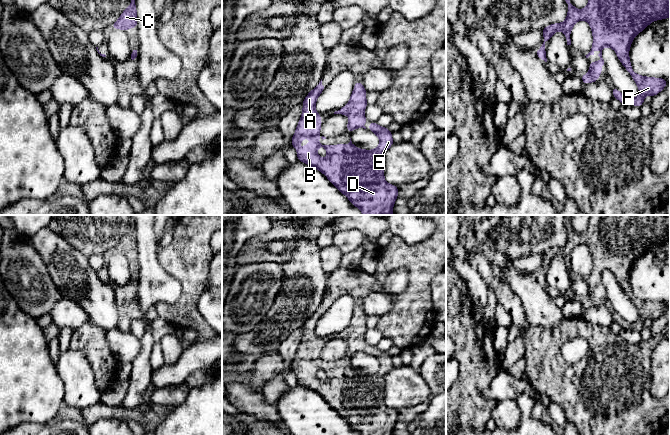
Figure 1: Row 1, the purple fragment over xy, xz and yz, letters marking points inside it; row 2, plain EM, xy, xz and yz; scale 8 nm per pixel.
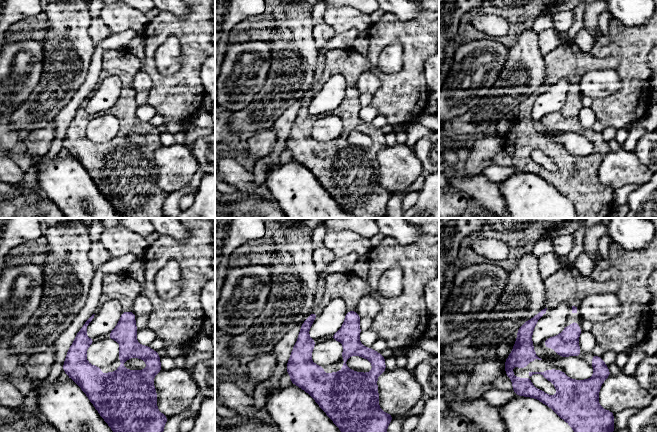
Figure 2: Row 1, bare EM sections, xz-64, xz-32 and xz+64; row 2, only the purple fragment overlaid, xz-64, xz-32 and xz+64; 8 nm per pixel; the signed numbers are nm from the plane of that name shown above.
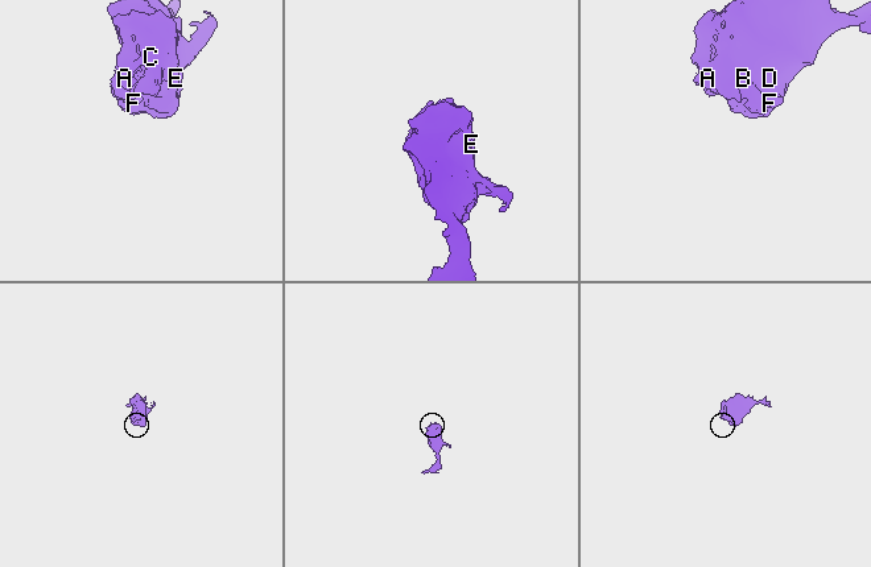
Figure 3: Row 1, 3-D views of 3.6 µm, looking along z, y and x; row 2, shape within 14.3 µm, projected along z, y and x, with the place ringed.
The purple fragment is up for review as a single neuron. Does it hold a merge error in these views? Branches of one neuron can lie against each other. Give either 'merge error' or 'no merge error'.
no merge error

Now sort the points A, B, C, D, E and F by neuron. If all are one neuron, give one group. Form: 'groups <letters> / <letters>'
groups A B C D E F

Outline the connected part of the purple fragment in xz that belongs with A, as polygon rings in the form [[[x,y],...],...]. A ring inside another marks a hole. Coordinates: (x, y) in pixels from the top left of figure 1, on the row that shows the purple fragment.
[[[322,79],[316,88],[303,100],[302,116],[297,125],[294,136],[291,138],[292,147],[297,151],[299,161],[310,165],[322,172],[329,181],[343,193],[350,202],[359,208],[363,215],[392,215],[393,205],[398,197],[398,187],[388,184],[384,180],[384,153],[393,143],[392,133],[387,127],[380,127],[376,122],[370,122],[369,131],[373,131],[380,140],[380,144],[374,150],[363,150],[353,145],[351,138],[348,145],[337,144],[335,146],[318,144],[320,138],[320,127],[322,124],[320,114],[315,110],[315,103],[318,96],[326,87],[322,84]],[[304,138],[310,138],[311,143],[299,149],[299,143]],[[323,147],[328,153],[327,158],[320,158],[317,149]]]

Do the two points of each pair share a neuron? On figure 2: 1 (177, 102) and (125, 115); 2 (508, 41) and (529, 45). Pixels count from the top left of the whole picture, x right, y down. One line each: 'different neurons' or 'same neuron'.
1: different neurons
2: different neurons

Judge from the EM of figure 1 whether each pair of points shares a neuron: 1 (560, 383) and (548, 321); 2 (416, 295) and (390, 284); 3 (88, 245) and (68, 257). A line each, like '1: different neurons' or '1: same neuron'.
1: different neurons
2: different neurons
3: different neurons

